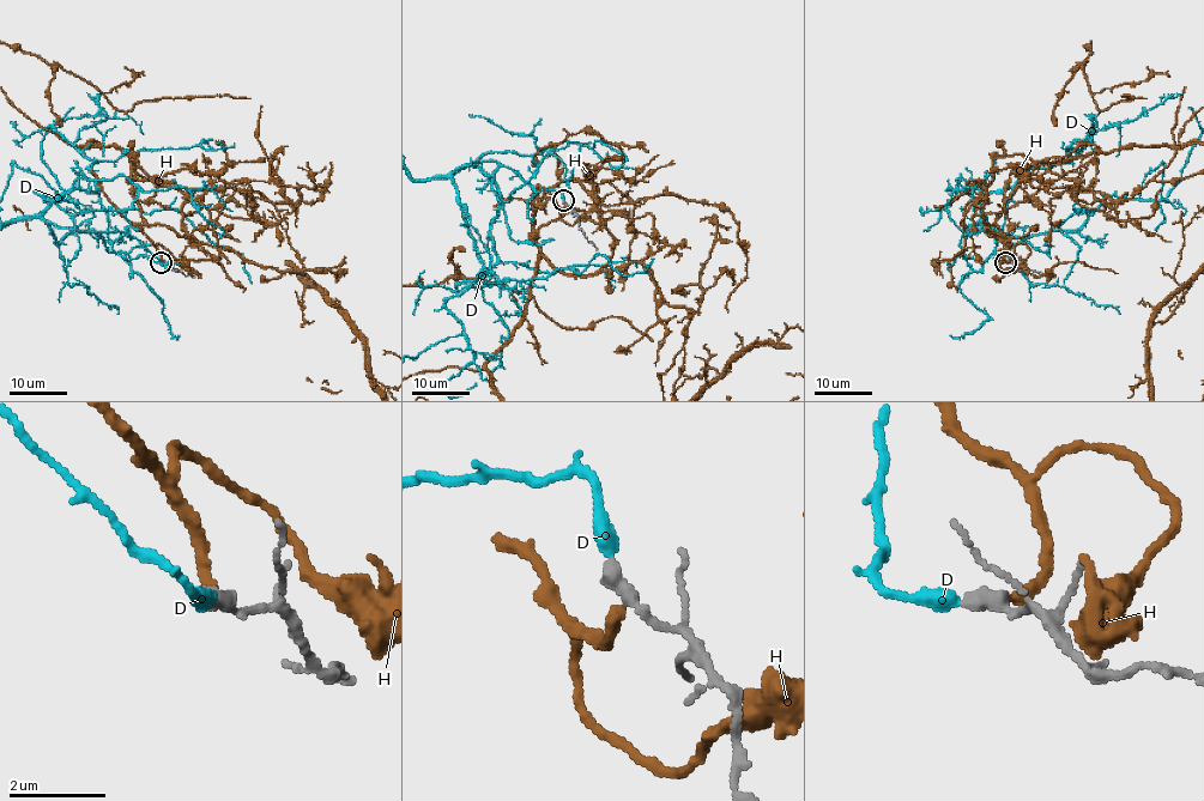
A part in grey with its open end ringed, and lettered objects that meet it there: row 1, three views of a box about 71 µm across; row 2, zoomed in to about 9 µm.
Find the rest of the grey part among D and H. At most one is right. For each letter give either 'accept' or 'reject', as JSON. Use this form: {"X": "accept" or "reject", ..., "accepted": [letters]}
{"D": "accept", "H": "reject", "accepted": ["D"]}

